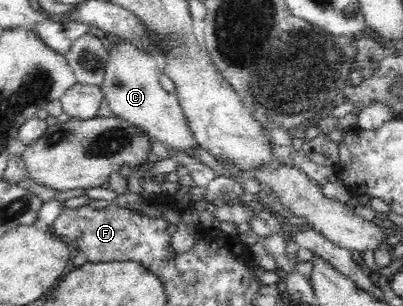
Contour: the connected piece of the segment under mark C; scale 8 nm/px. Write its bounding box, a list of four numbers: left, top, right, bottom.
[102,42,199,158]

